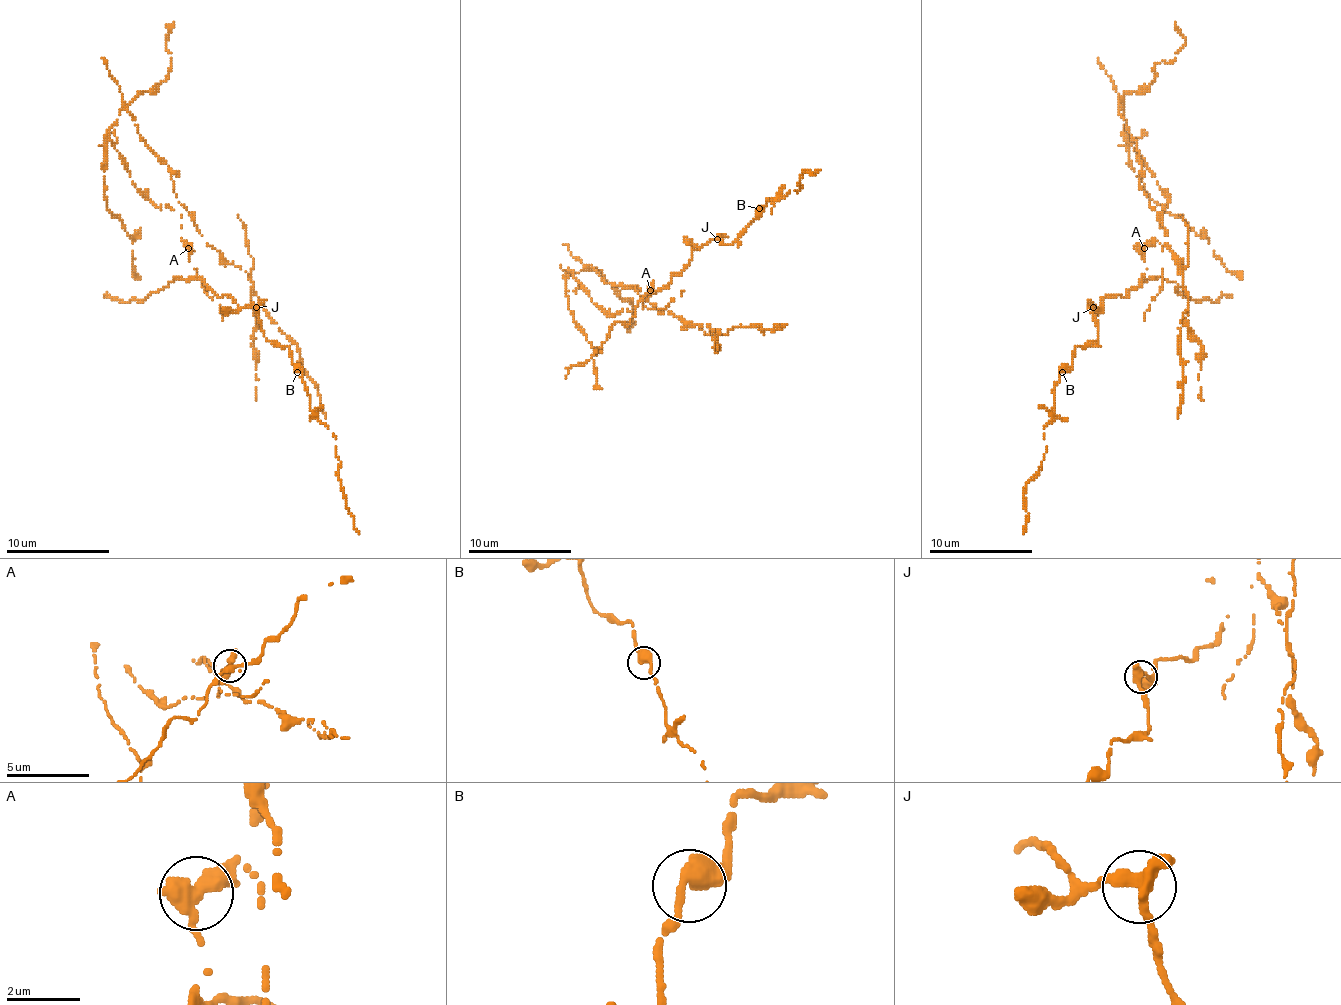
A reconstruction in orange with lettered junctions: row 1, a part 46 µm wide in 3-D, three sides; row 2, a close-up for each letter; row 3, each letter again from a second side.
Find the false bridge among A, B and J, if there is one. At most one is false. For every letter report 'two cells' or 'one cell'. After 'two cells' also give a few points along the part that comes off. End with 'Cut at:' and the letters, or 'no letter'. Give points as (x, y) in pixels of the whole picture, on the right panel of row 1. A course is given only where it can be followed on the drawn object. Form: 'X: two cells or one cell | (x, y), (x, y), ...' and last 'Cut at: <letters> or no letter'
A: two cells | (1144, 248), (1162, 215), (1139, 181), (1142, 161), (1121, 109), (1129, 163), (1147, 194), (1206, 238), (1242, 279)
B: one cell
J: one cell
Cut at: A

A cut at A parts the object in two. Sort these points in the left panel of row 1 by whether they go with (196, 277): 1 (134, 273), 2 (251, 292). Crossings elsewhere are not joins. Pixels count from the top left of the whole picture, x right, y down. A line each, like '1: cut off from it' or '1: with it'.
1: cut off from it
2: cut off from it

